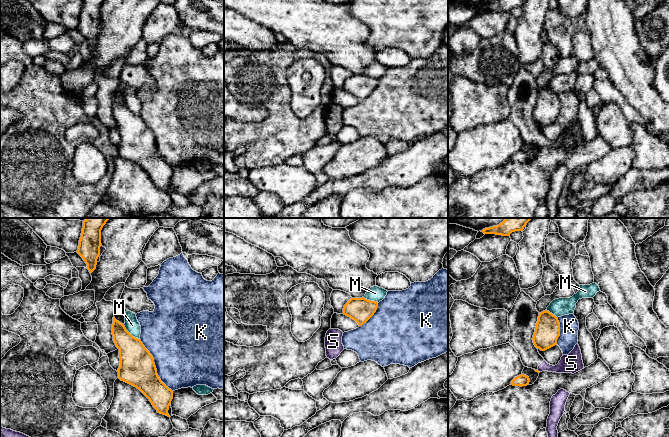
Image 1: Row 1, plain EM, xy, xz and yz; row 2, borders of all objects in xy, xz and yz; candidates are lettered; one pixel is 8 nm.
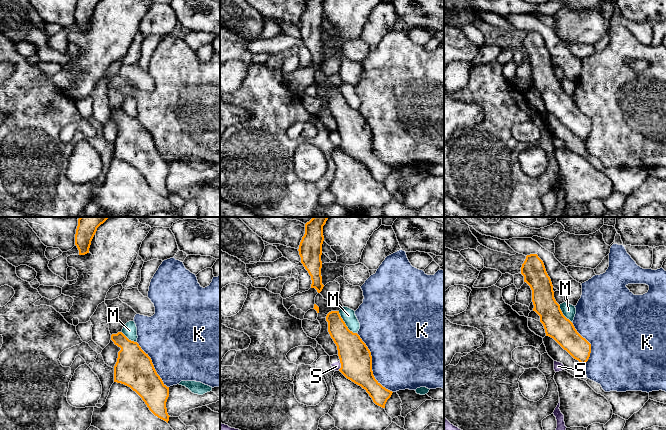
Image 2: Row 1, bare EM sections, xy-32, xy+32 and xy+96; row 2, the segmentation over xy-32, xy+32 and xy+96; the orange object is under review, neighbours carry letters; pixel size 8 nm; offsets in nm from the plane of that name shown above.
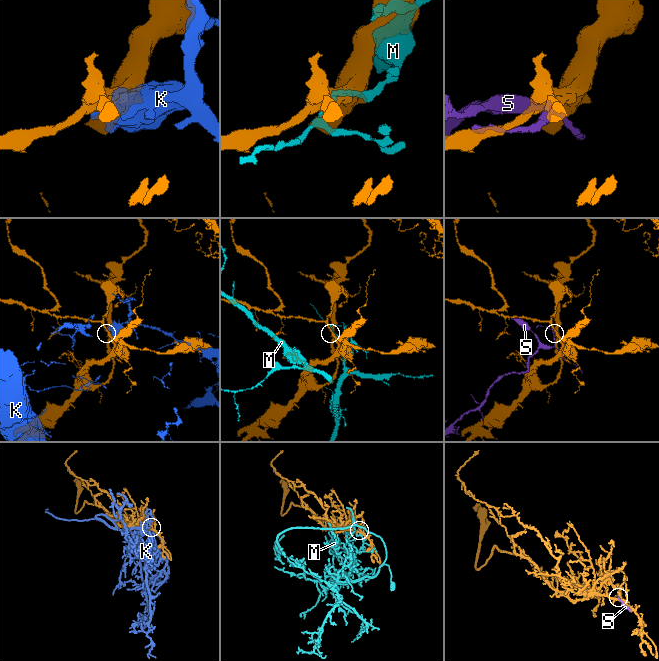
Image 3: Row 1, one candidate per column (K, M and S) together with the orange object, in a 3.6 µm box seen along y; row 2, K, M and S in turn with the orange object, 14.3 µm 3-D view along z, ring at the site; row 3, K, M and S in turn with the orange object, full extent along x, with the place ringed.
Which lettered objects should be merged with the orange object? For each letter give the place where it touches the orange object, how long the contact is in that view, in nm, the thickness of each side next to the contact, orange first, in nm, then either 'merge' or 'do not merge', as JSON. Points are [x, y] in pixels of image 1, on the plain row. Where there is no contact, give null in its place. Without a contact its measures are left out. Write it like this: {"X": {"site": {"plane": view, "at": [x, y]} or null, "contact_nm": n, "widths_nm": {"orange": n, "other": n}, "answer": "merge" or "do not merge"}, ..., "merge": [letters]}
{"K": {"site": {"plane": "xy", "at": [154, 141]}, "contact_nm": 500, "widths_nm": {"orange": 280, "other": 480}, "answer": "do not merge"}, "M": {"site": {"plane": "xy", "at": [129, 109]}, "contact_nm": 180, "widths_nm": {"orange": 280, "other": 120}, "answer": "do not merge"}, "S": {"site": {"plane": "yz", "at": [538, 147]}, "contact_nm": 30, "widths_nm": {"orange": 20, "other": 140}, "answer": "do not merge"}, "merge": []}

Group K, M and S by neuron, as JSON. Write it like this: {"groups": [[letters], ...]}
{"groups": [["K"], ["M"], ["S"]]}

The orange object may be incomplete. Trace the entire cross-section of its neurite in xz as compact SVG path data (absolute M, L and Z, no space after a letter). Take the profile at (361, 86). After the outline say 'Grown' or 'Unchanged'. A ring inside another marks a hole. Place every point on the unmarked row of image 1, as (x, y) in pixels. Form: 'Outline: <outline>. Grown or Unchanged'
Outline: M351 74L343 84L343 90L355 96L359 102L366 99L376 88L378 78L362 74Z. Unchanged

